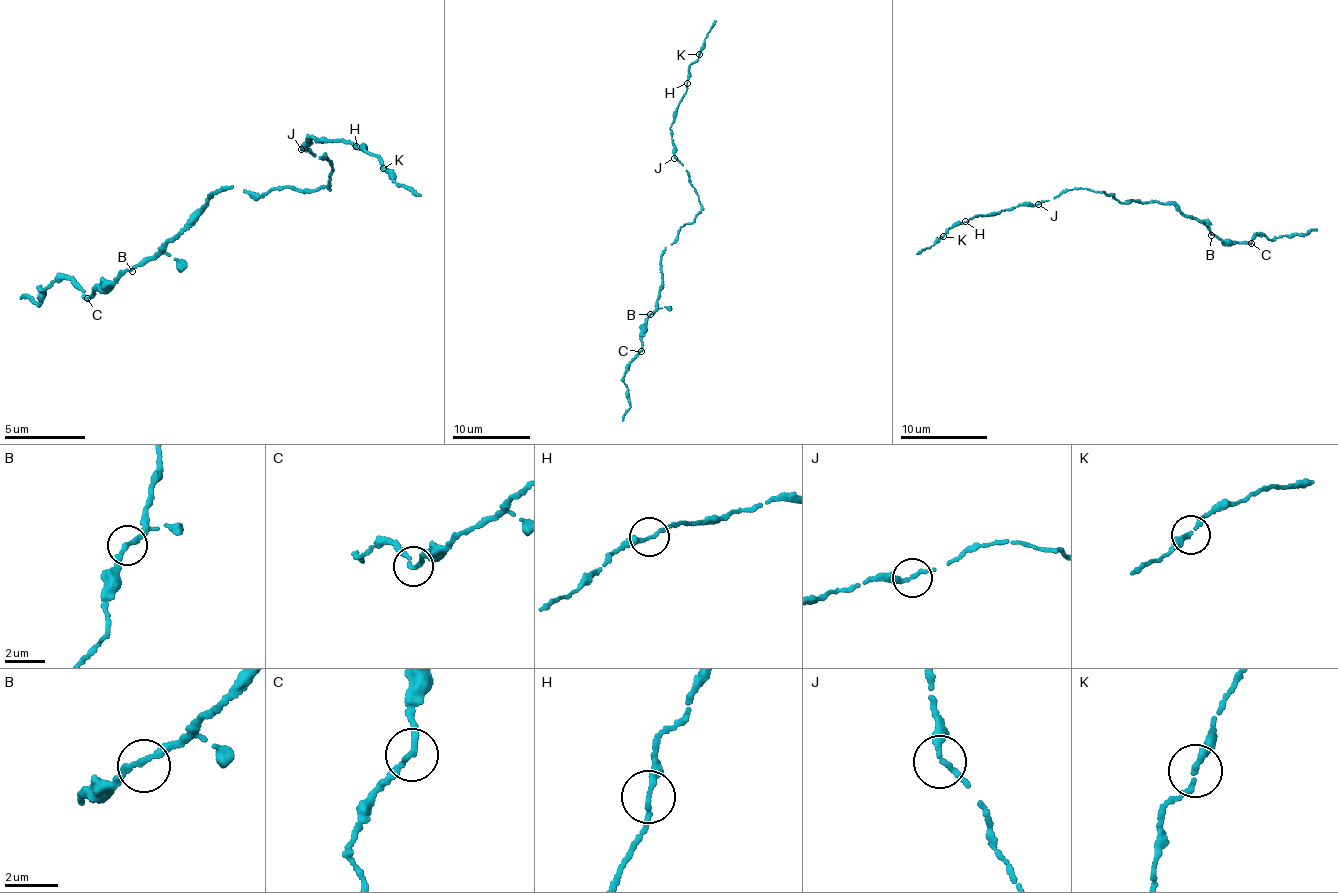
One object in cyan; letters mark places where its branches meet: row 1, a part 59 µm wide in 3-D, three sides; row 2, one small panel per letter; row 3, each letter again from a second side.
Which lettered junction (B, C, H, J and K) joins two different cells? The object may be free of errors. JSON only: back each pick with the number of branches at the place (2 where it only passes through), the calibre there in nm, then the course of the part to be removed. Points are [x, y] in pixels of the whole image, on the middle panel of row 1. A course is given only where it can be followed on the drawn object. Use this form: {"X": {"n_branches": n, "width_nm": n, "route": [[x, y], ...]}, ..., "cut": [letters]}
{"cut": []}

